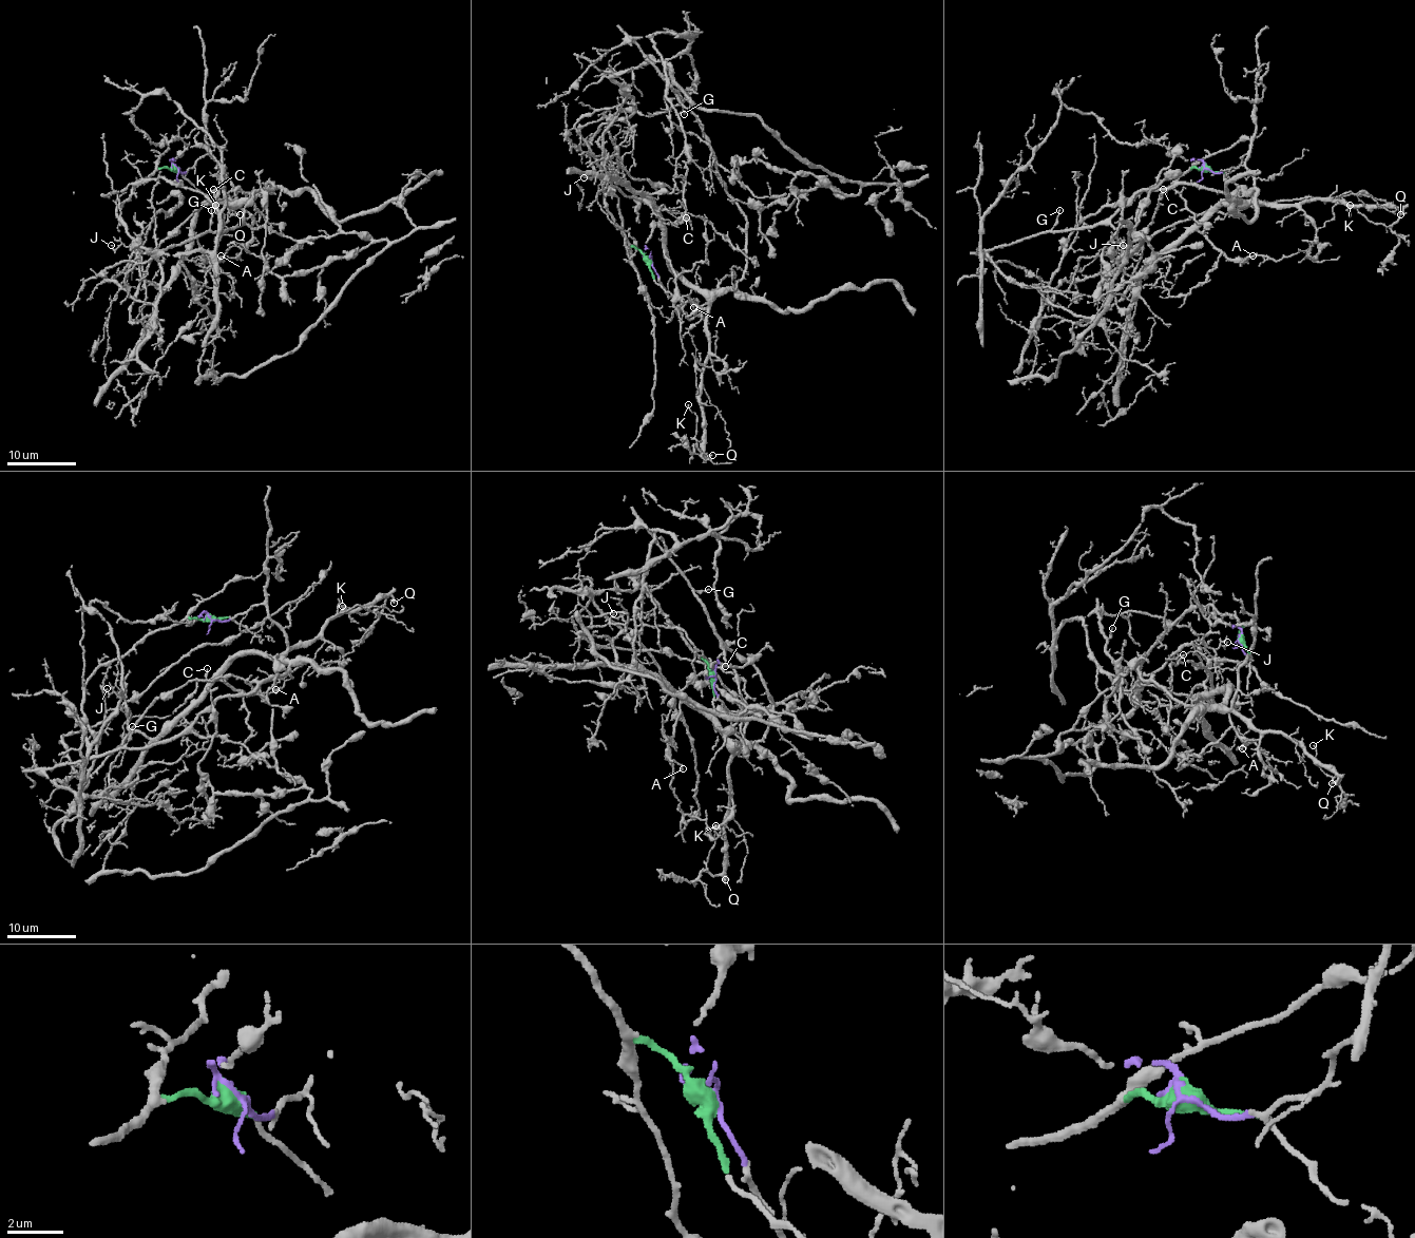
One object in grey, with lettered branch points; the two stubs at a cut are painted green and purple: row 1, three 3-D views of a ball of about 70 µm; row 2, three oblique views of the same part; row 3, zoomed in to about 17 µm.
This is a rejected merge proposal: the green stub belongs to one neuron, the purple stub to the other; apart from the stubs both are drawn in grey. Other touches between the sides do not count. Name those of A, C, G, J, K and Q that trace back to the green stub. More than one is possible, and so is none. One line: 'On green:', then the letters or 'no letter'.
On green: C

